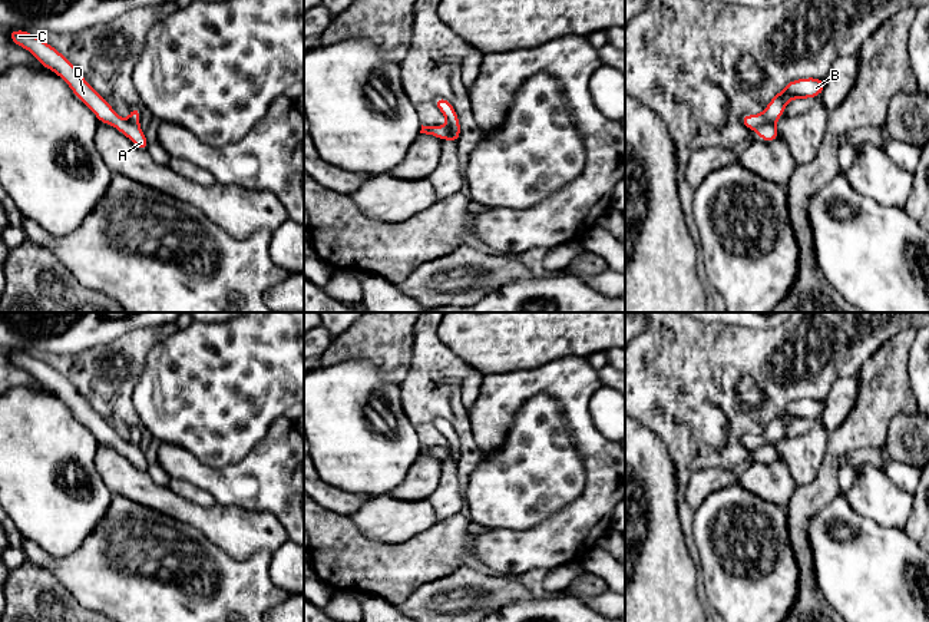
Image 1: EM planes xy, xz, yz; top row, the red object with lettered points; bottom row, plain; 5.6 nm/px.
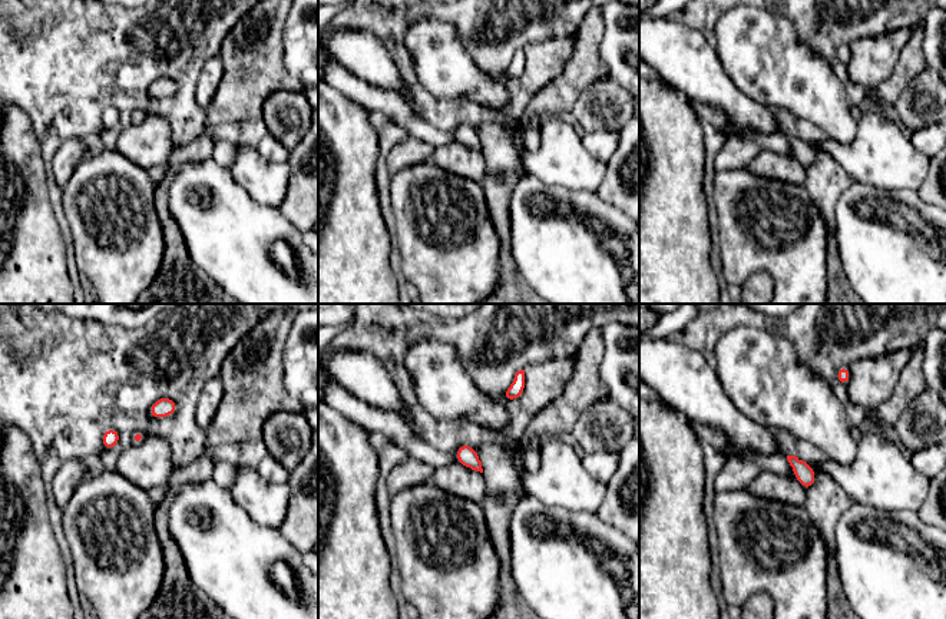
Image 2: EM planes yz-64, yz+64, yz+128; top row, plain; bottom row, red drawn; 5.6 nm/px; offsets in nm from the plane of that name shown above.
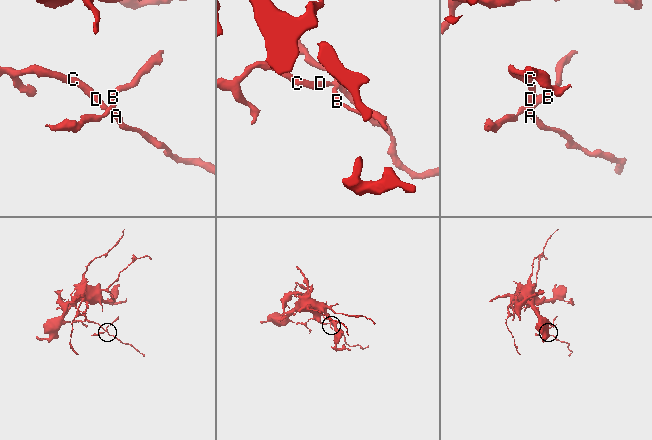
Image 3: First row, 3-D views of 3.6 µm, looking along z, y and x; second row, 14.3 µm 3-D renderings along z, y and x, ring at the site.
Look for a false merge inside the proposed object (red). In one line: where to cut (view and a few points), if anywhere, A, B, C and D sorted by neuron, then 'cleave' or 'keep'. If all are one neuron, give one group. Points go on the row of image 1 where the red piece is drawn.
yz (774, 122), (764, 122), (756, 131) | A C D / B | cleave

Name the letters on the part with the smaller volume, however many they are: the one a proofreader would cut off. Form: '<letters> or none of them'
B

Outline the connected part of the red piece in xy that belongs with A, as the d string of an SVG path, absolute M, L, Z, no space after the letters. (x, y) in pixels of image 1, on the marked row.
M10 30L7 36L14 44L34 54L40 66L53 70L63 79L75 96L95 113L99 123L112 125L129 138L136 148L148 152L151 142L146 139L140 126L132 123L129 119L125 120L119 118L116 110L87 83L75 64L59 50L27 30Z

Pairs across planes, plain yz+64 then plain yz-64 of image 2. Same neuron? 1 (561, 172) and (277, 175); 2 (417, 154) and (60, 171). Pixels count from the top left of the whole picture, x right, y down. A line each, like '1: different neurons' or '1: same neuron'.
1: same neuron
2: same neuron

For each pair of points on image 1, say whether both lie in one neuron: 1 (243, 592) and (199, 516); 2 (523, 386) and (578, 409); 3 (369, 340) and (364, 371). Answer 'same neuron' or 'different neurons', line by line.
1: different neurons
2: same neuron
3: different neurons

